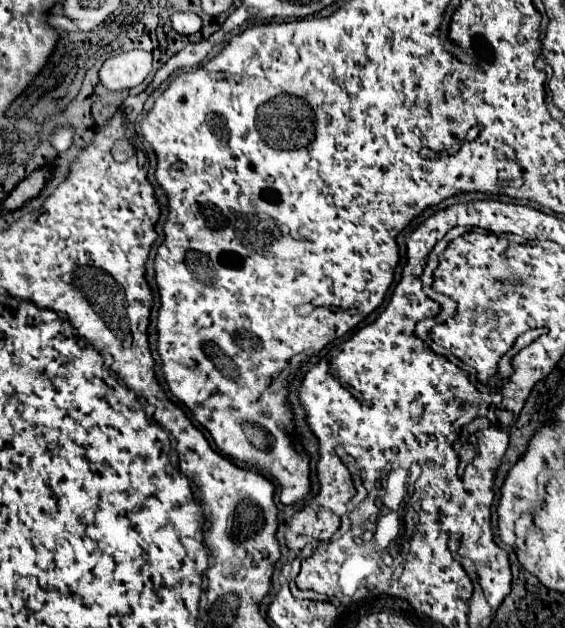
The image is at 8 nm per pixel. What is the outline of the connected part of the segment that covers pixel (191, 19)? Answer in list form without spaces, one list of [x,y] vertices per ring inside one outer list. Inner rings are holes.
[[[175,13],[171,21],[173,21],[173,29],[183,35],[193,35],[201,29],[201,19],[195,13]]]

